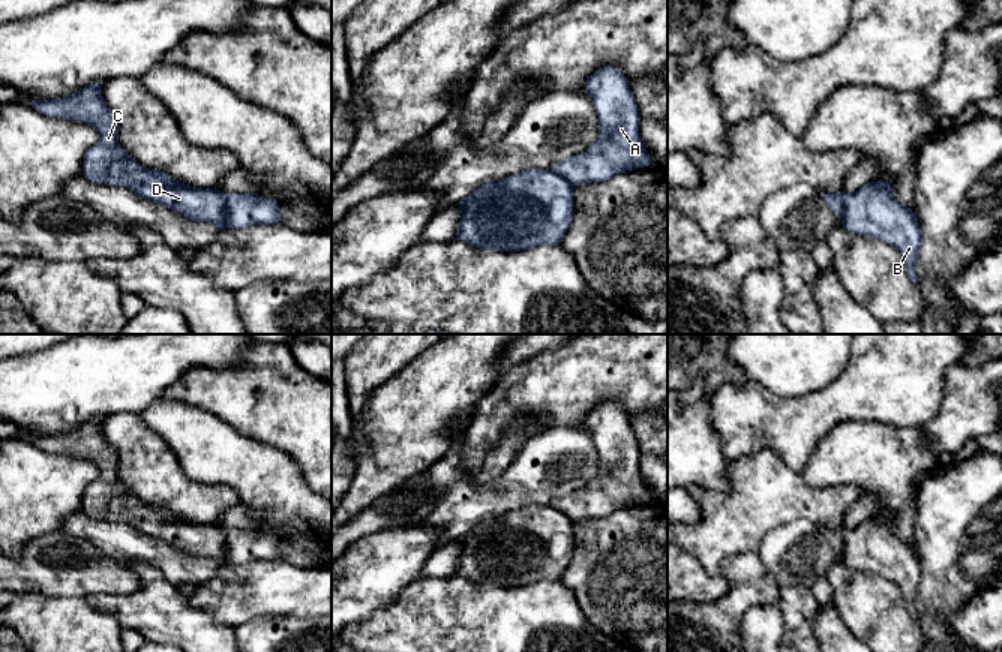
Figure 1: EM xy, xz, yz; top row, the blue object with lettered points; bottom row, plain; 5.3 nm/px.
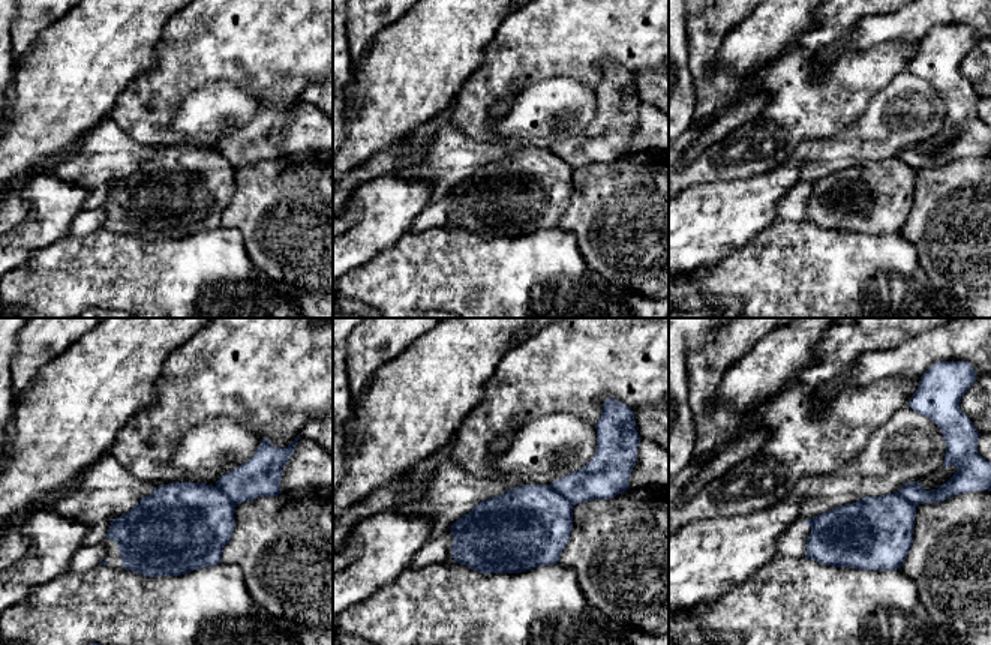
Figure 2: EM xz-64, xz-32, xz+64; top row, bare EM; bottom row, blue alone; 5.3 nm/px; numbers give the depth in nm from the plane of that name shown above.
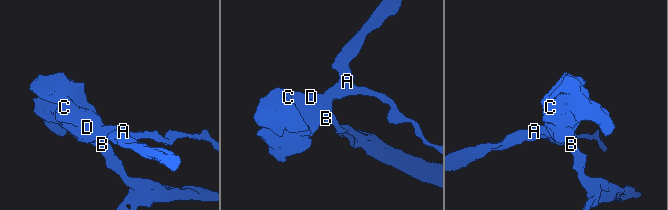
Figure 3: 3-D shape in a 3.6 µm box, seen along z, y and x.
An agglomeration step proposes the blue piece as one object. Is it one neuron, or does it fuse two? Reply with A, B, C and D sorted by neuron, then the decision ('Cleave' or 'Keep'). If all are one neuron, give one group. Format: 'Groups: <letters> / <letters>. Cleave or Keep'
Groups: A / B C D. Cleave

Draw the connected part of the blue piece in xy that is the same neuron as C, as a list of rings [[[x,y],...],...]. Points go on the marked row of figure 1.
[[[92,82],[62,99],[32,100],[44,115],[93,126],[99,141],[84,156],[82,175],[96,184],[123,186],[141,198],[165,205],[194,222],[208,222],[219,231],[230,228],[225,193],[192,187],[160,169],[141,166],[118,144],[118,118],[102,99],[104,82]]]

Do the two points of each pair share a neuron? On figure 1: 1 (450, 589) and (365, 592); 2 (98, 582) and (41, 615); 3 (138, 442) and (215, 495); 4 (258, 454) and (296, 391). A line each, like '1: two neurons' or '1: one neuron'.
1: two neurons
2: two neurons
3: one neuron
4: two neurons

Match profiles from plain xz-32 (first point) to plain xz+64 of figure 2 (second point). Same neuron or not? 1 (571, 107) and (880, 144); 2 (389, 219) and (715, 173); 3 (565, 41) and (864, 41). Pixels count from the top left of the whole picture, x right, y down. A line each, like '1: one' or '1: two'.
1: one
2: two
3: one

